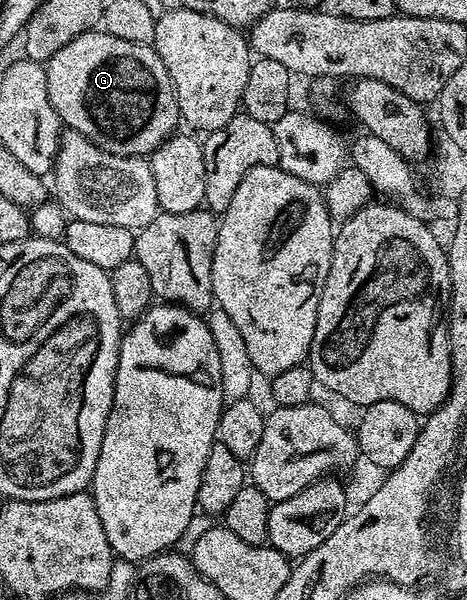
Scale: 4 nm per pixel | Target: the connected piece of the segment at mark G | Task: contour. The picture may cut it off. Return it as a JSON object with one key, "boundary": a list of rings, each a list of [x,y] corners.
{"boundary":[[[90,31],[71,39],[71,43],[67,43],[65,47],[59,47],[59,51],[55,51],[55,55],[51,55],[51,59],[44,62],[44,66],[47,75],[47,95],[51,99],[51,107],[55,107],[55,111],[59,115],[62,126],[66,130],[91,139],[91,143],[95,143],[95,147],[99,147],[111,155],[148,158],[164,141],[169,140],[178,132],[177,121],[179,125],[181,109],[177,106],[177,96],[173,90],[171,79],[167,75],[167,67],[163,67],[163,59],[159,59],[159,55],[154,51],[152,44],[140,45],[135,42],[127,42],[126,39],[116,38],[115,35],[104,31]]]}

